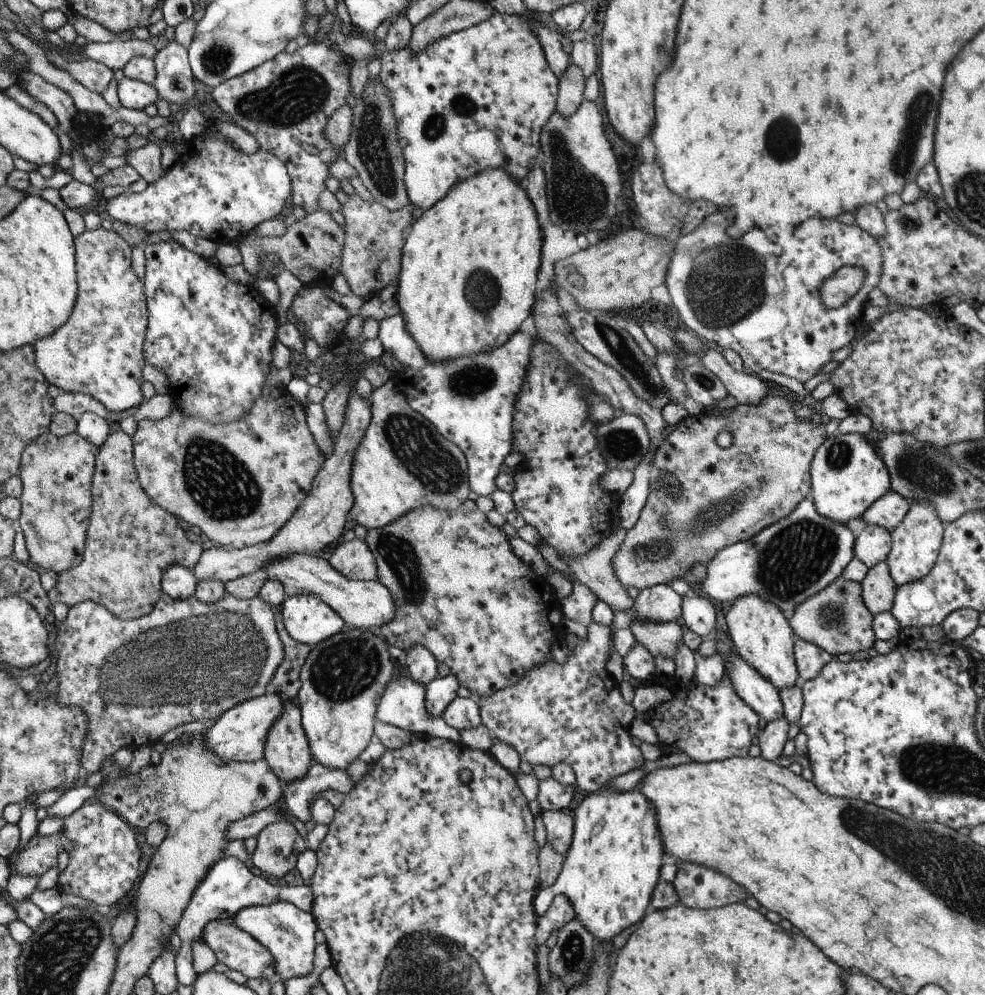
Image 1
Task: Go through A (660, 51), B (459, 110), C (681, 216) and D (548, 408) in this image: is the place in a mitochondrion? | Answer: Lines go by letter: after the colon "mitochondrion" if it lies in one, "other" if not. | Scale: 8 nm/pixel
A: mitochondrion
B: mitochondrion
C: other
D: other

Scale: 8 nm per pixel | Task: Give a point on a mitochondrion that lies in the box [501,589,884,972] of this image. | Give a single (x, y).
(828, 615)

